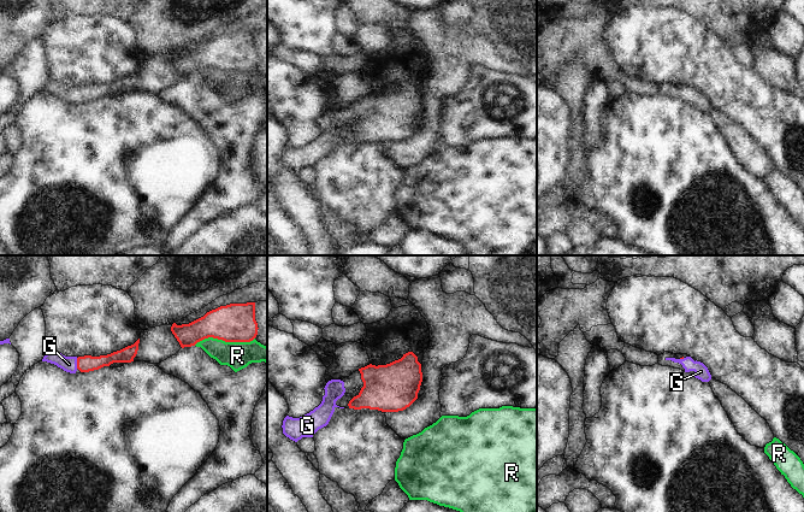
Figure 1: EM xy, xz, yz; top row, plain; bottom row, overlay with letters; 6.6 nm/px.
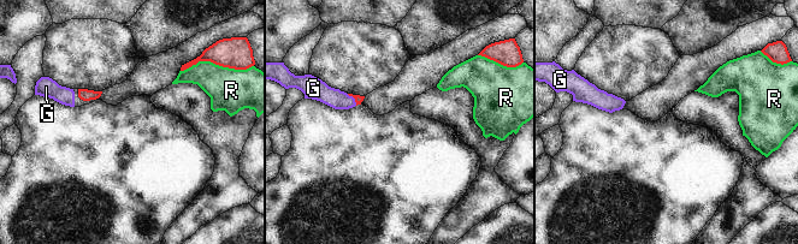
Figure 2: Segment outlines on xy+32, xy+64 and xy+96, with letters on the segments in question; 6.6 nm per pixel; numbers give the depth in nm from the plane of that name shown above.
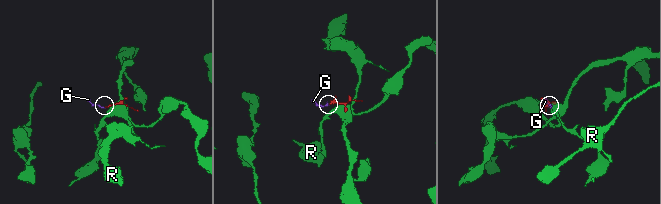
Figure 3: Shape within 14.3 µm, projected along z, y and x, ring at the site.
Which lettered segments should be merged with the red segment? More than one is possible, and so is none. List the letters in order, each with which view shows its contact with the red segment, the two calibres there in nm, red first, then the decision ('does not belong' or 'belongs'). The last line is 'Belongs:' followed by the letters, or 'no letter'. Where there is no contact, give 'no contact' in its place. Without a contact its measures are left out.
G: xy | 110/110 nm | belongs
R: xy | 260/180 nm | does not belong
Belongs: G

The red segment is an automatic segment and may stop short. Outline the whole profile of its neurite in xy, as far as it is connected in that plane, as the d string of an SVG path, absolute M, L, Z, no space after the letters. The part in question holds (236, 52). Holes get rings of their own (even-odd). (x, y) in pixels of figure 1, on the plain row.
M255 33L220 36L189 54L173 53L171 57L182 78L208 67L225 72L250 72L256 67L258 59Z

